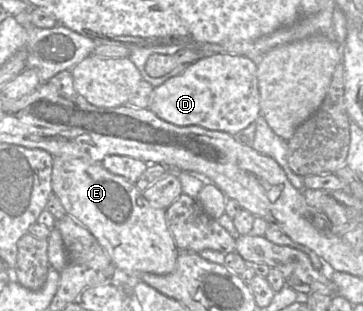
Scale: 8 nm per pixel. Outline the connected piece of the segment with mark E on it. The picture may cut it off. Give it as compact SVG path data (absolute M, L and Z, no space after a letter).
M60 156L53 158L51 183L53 194L60 199L66 214L87 228L97 239L119 271L120 277L136 280L135 277L143 273L164 275L175 269L180 251L168 229L165 210L151 206L134 183L123 176L112 174L101 163Z

